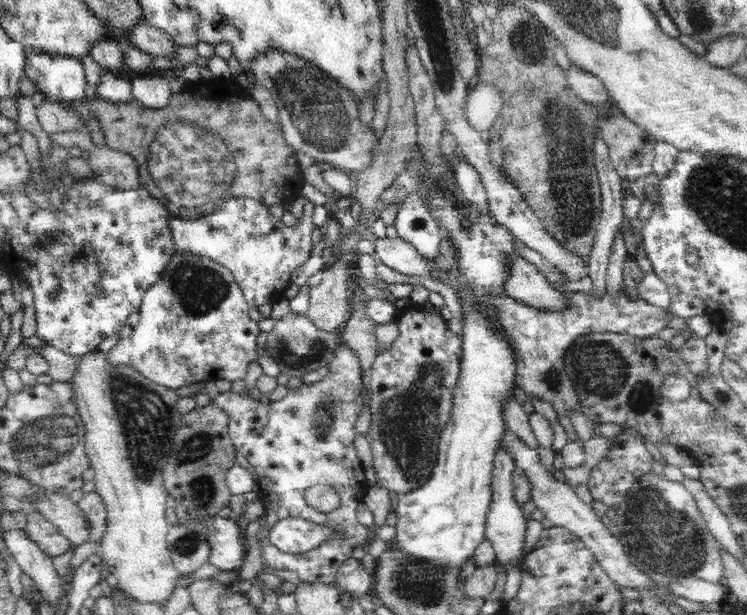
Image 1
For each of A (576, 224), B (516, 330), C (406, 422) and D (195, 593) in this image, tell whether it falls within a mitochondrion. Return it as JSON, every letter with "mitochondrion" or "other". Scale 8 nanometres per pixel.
{"A":"mitochondrion","B":"other","C":"mitochondrion","D":"other"}

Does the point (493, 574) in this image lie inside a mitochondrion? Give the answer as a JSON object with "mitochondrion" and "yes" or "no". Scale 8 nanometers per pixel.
{"mitochondrion":"no"}

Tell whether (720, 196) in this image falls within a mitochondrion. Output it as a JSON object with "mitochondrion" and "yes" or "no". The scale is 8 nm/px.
{"mitochondrion":"yes"}

